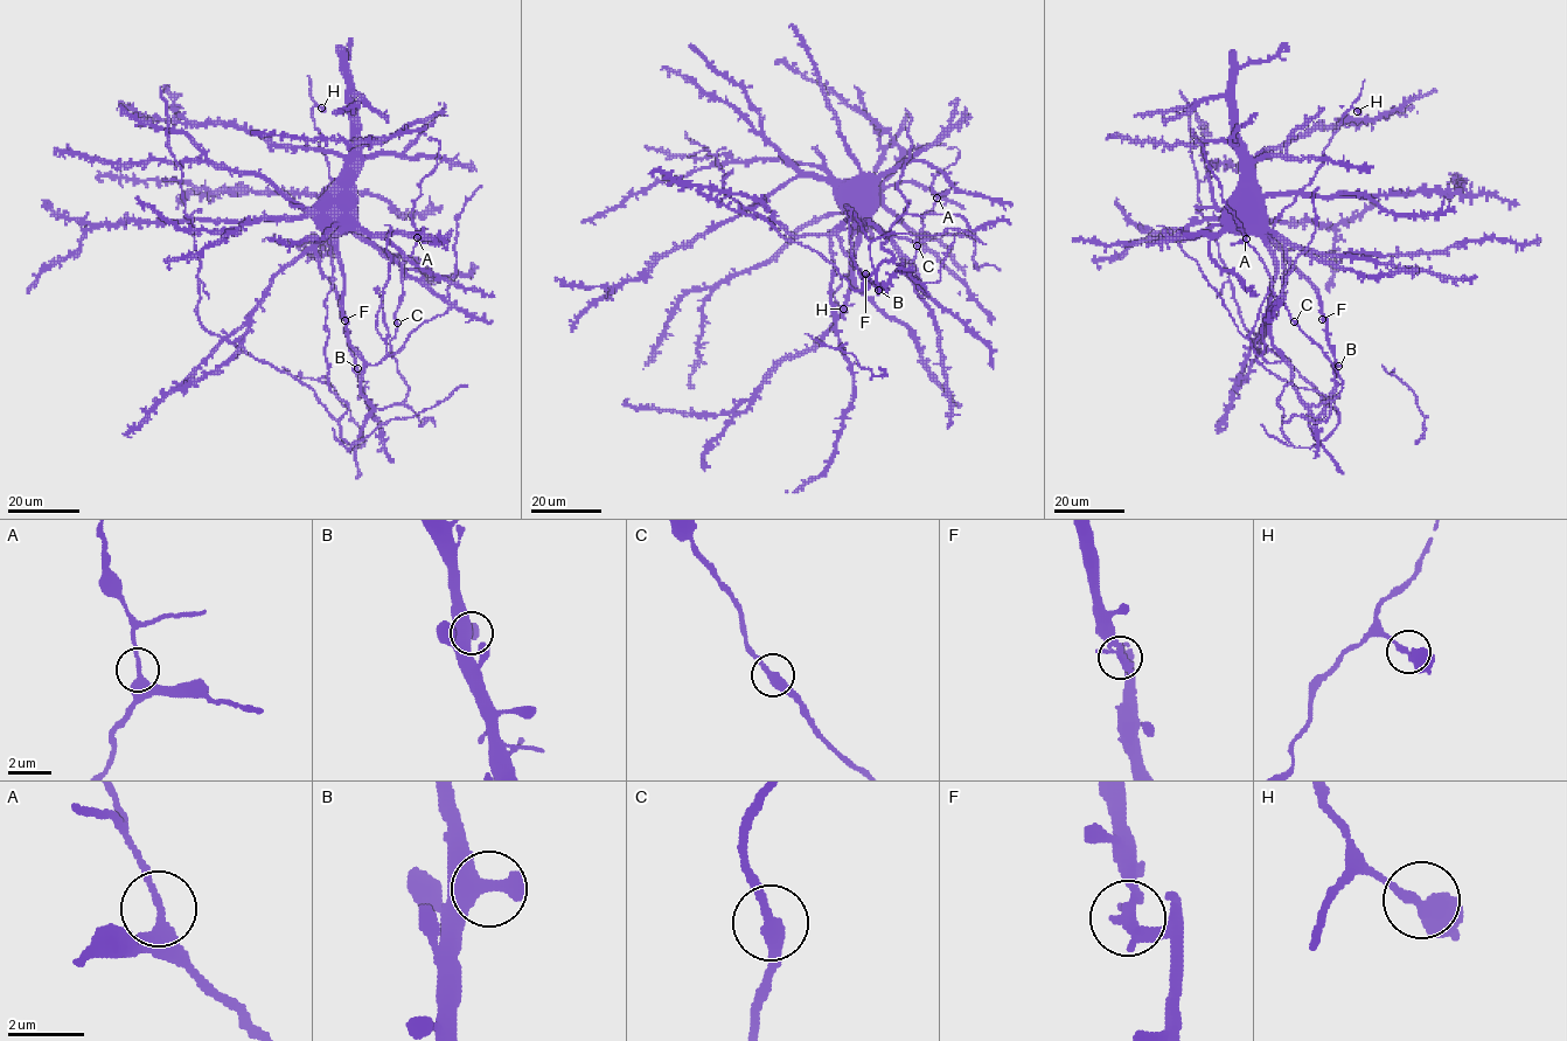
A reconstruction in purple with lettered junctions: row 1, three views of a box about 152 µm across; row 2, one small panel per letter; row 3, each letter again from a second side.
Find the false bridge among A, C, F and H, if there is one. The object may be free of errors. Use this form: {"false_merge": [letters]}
{"false_merge": []}

